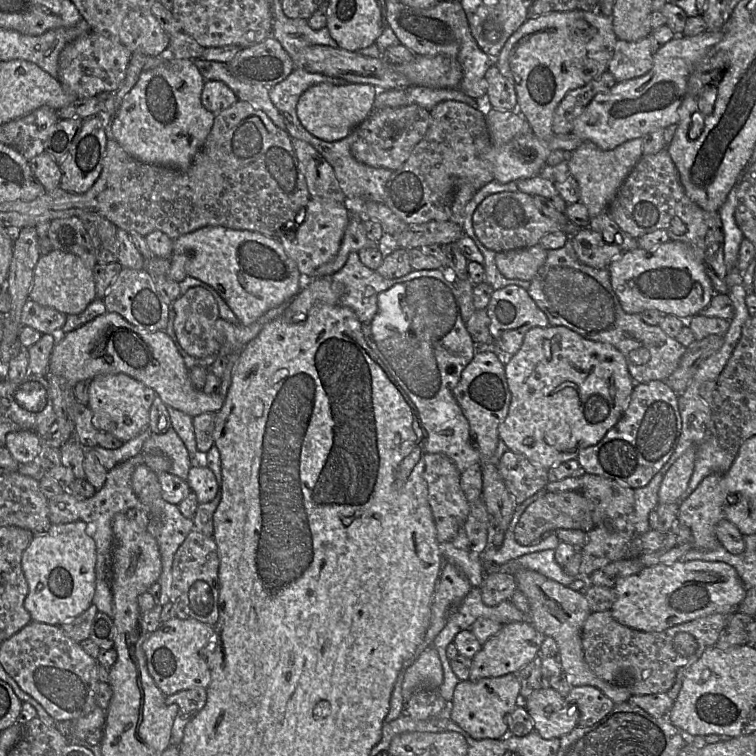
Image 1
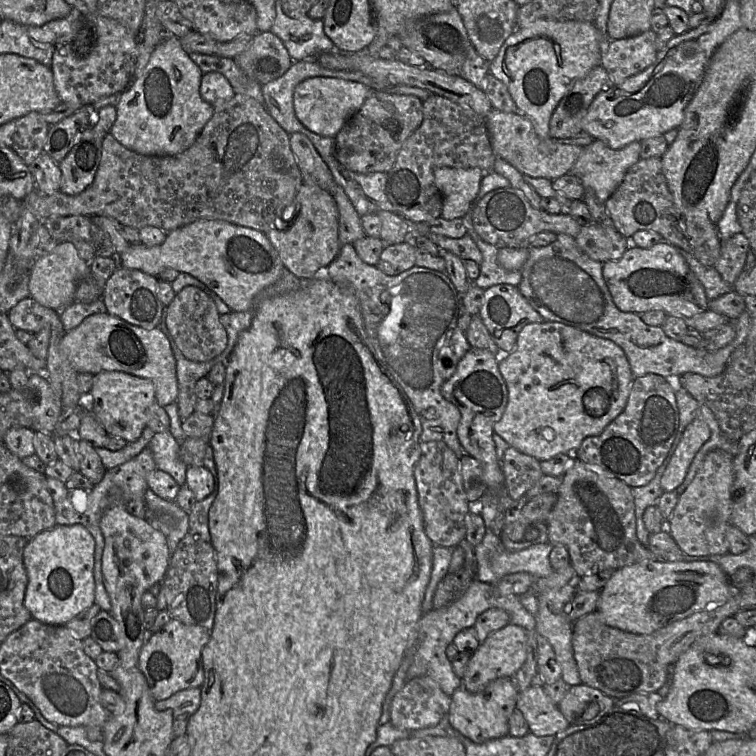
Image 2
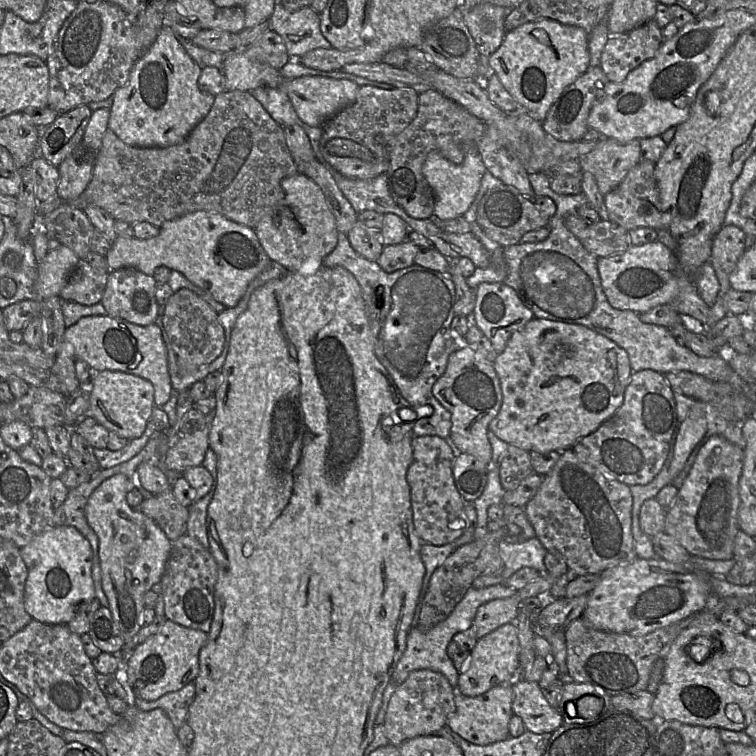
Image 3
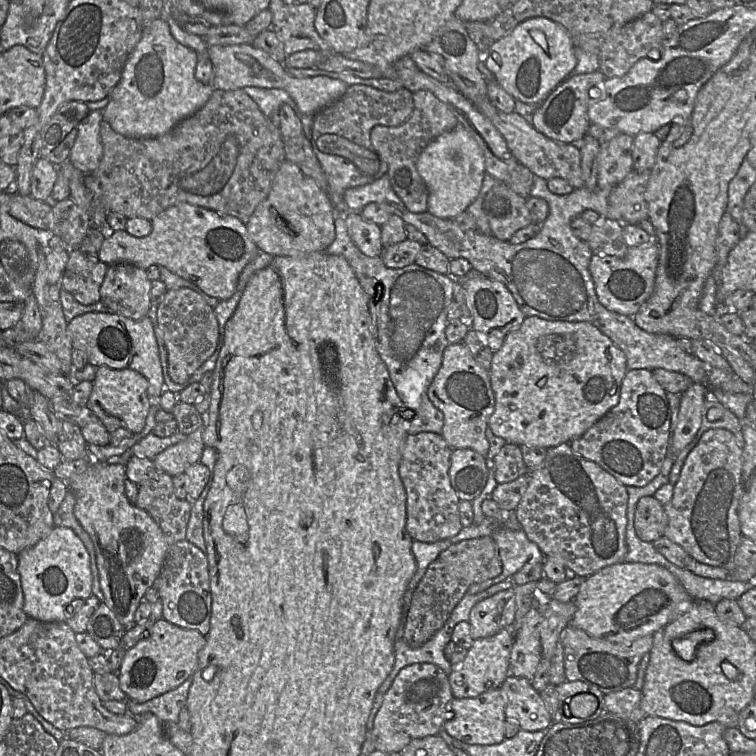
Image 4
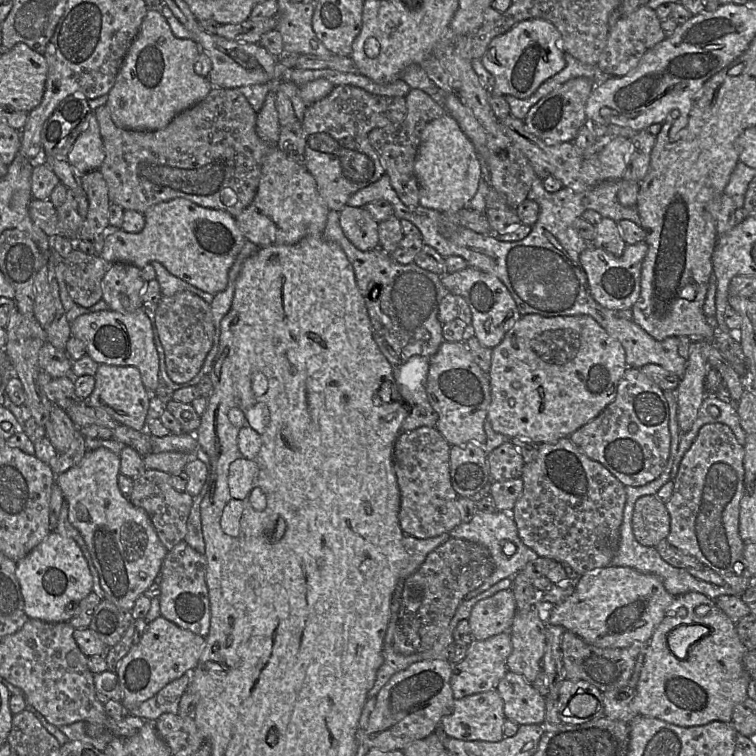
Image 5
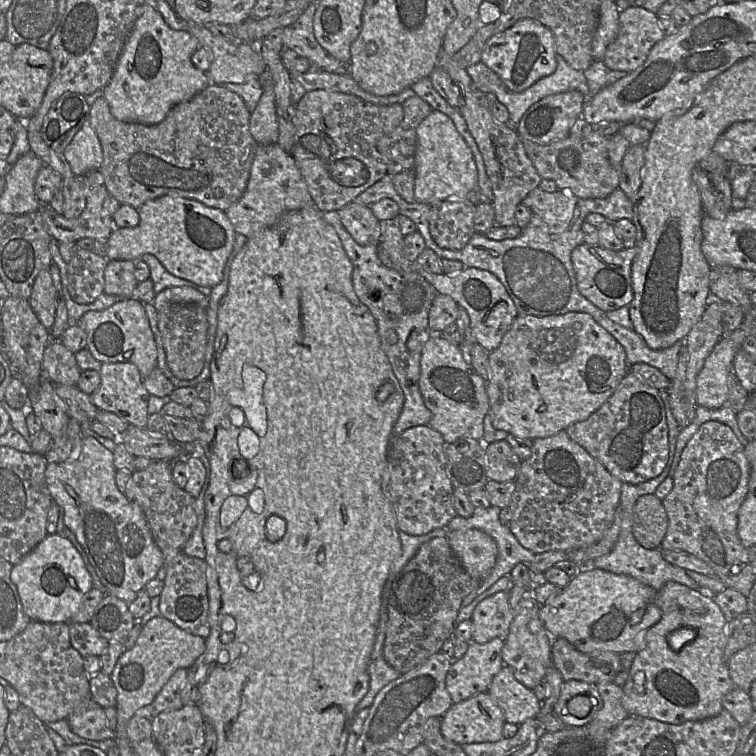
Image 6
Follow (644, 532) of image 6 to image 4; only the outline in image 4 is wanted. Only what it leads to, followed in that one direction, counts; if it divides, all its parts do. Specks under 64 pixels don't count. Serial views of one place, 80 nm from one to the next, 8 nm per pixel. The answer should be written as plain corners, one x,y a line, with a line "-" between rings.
653,495
639,499
635,508
634,528
638,538
645,542
654,542
664,536
668,518
664,505

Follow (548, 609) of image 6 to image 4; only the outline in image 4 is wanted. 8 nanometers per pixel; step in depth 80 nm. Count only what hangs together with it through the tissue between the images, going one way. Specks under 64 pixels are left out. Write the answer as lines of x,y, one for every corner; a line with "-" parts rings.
621,561
586,577
573,601
576,611
570,625
596,638
630,643
657,633
693,598
666,568
657,564

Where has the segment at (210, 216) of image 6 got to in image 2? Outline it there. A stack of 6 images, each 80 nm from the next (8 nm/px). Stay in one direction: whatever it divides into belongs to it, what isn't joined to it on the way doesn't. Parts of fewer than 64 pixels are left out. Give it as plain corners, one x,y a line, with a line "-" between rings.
197,220
166,233
165,241
157,246
147,247
142,243
129,244
124,252
116,256
119,266
139,270
154,277
158,277
166,268
187,273
204,283
231,311
236,312
253,309
256,295
278,281
284,270
287,270
266,234
252,228
223,220

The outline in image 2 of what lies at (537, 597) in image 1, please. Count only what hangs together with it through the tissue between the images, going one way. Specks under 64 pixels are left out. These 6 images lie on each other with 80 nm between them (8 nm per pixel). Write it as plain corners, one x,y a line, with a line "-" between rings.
566,584
561,588
536,593
538,611
534,615
536,632
551,644
561,667
561,678
568,686
582,684
572,647
574,621
564,611
576,592
576,588

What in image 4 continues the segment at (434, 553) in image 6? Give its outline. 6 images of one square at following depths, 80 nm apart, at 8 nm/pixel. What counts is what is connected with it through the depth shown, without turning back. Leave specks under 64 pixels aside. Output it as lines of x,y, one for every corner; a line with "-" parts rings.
492,537
452,544
429,564
413,592
408,610
404,612
403,607
403,623
397,631
397,638
402,638
411,648
421,647
444,626
471,585
497,577
501,572
502,562

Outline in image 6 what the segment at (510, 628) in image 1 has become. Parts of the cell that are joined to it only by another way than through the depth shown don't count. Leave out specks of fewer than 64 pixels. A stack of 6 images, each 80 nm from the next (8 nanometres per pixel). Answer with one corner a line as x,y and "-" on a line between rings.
493,638
483,644
470,642
464,656
452,660
446,689
454,704
488,691
493,677
504,666
503,645
504,638

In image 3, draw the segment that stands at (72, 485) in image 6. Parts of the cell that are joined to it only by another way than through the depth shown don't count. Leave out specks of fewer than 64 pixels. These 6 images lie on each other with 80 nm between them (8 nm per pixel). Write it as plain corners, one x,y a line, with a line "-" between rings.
115,474
93,491
84,508
87,522
99,540
102,589
124,643
145,625
142,617
144,595
154,584
160,583
172,547
164,531
151,518
128,505
126,495
132,488
126,475

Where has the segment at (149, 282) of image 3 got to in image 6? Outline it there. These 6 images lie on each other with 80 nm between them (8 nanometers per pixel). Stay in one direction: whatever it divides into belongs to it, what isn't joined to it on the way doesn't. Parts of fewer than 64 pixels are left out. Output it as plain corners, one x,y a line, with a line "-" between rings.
109,260
104,270
104,293
131,298
139,283
134,271
134,261

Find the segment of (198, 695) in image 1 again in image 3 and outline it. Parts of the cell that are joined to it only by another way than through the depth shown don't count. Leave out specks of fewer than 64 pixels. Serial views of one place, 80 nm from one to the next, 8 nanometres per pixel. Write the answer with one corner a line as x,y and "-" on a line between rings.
191,682
182,689
167,693
153,701
136,697
134,707
142,711
161,708
167,713
174,727
179,729
187,722
189,707
194,701
195,694
195,683

